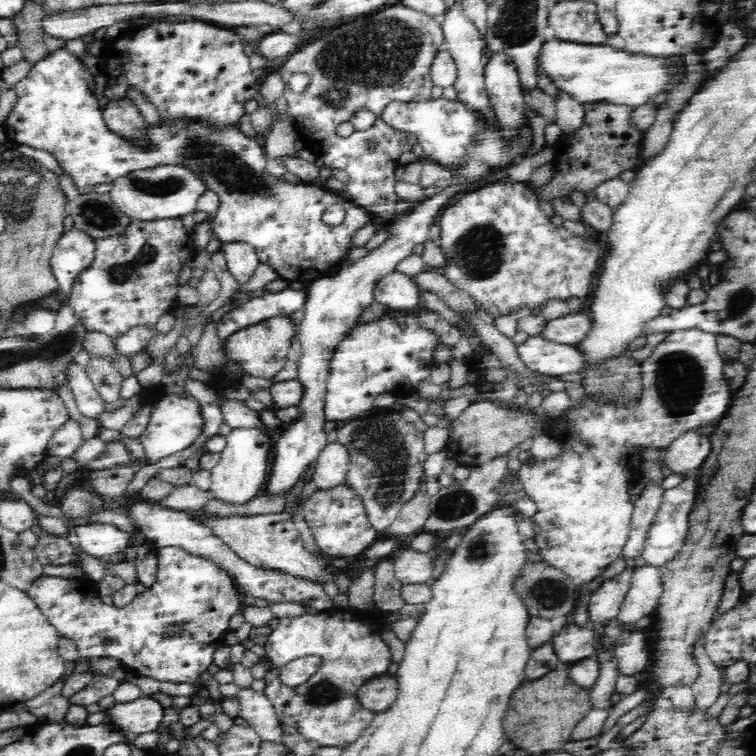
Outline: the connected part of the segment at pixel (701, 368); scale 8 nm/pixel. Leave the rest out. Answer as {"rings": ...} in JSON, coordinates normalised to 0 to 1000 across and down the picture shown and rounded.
{"rings":[[[905,437],[884,440],[862,468],[845,481],[848,515],[844,526],[831,532],[833,540],[812,537],[810,532],[772,529],[759,545],[754,545],[757,577],[738,579],[749,593],[746,603],[722,611],[689,614],[685,631],[690,634],[698,657],[709,667],[709,680],[701,683],[709,704],[706,714],[714,725],[714,735],[728,750],[738,751],[754,766],[780,770],[823,735],[837,679],[831,643],[836,635],[836,622],[847,619],[852,611],[844,593],[884,593],[897,575],[923,570],[929,561],[937,558],[948,561],[964,542],[971,520],[956,493],[958,475],[948,458],[948,444],[937,439]]]}

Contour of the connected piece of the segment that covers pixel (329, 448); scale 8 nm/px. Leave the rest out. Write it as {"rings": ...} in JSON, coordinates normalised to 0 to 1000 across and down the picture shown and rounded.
{"rings":[[[446,582],[435,585],[417,610],[413,634],[421,648],[439,648],[456,638],[463,614],[463,599],[452,586]]]}

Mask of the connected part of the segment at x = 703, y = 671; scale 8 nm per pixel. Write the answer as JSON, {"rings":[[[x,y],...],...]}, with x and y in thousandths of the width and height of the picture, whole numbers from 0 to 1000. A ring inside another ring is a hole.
{"rings":[[[933,836],[918,851],[918,868],[926,881],[926,893],[915,905],[919,931],[929,938],[937,938],[955,917],[952,913],[955,886],[950,884],[933,861]]]}

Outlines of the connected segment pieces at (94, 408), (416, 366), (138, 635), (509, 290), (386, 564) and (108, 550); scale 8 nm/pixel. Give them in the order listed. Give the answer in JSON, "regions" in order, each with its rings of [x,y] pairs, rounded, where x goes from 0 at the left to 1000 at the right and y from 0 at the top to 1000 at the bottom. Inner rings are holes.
{"regions":[[[[95,479],[95,484],[90,487],[87,493],[90,493],[89,511],[94,515],[108,550],[130,553],[139,544],[139,529],[124,513],[123,505],[112,487]]],[[[515,413],[495,426],[472,429],[443,458],[433,493],[433,521],[427,537],[431,556],[447,560],[493,544],[495,529],[501,521],[515,519],[530,526],[550,520],[553,508],[565,503],[578,479],[574,459],[582,447],[554,430],[549,414],[537,414],[534,434],[530,434]]],[[[206,724],[206,737],[209,737],[209,757],[206,767],[204,767],[202,771],[204,775],[201,778],[193,778],[188,786],[183,786],[172,799],[161,806],[153,806],[151,802],[146,802],[146,799],[136,799],[134,791],[124,782],[123,774],[118,774],[118,776],[111,780],[107,778],[103,766],[85,766],[56,761],[45,772],[41,772],[41,778],[37,780],[36,786],[81,843],[98,847],[102,852],[103,865],[106,865],[106,868],[114,869],[118,873],[122,870],[152,870],[152,873],[159,873],[172,886],[208,901],[265,906],[265,894],[276,889],[276,882],[282,878],[283,862],[295,852],[296,841],[304,835],[304,828],[302,827],[304,817],[317,811],[323,800],[317,796],[317,786],[315,786],[315,780],[312,780],[307,762],[295,755],[295,753],[290,751],[286,746],[280,746],[278,741],[269,739],[267,735],[251,733],[237,724]]],[[[690,241],[638,246],[631,254],[619,254],[583,280],[582,327],[589,336],[585,361],[606,381],[632,397],[646,415],[657,418],[680,415],[688,407],[716,407],[730,396],[751,397],[763,392],[774,403],[786,386],[783,372],[788,370],[788,354],[794,341],[794,327],[780,317],[762,313],[745,299],[735,299],[728,287],[712,274],[712,261],[706,251]]],[[[507,738],[492,755],[496,761],[493,786],[496,803],[508,812],[529,808],[536,802],[536,795],[530,788],[533,772],[522,763],[519,738]]],[[[114,693],[99,696],[97,714],[108,731],[127,738],[144,738],[149,733],[167,730],[175,710],[151,693]]]]}

